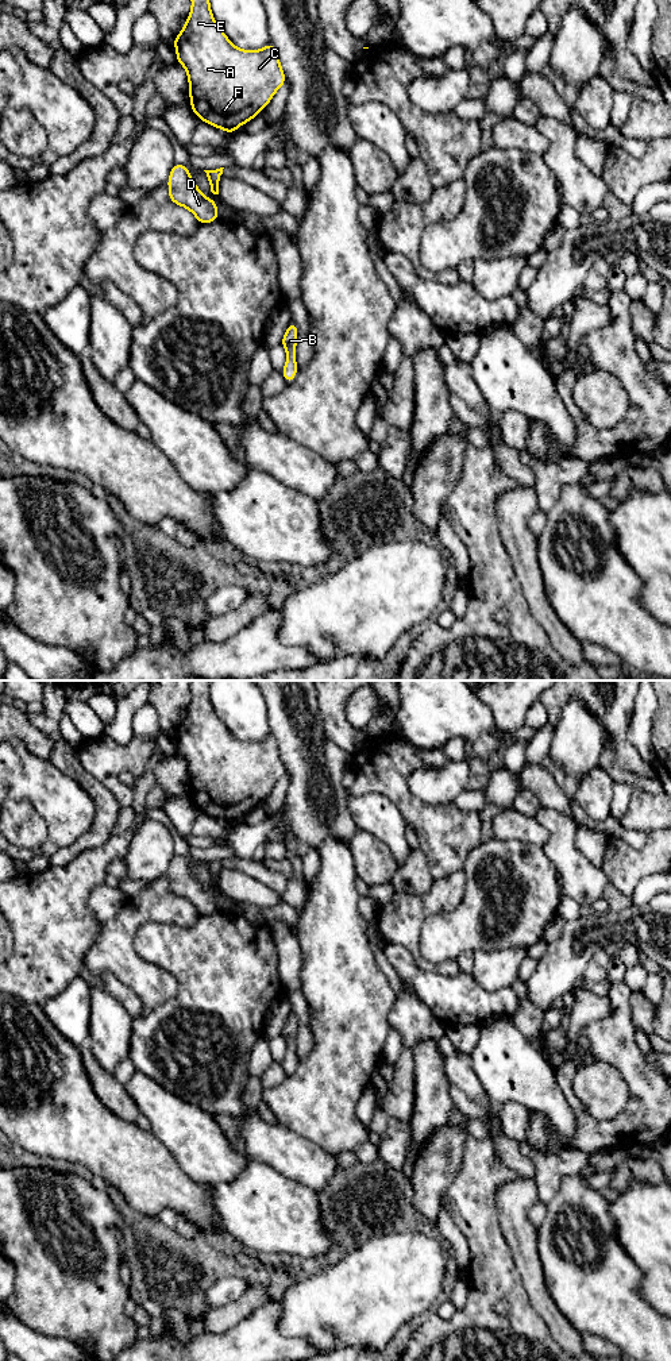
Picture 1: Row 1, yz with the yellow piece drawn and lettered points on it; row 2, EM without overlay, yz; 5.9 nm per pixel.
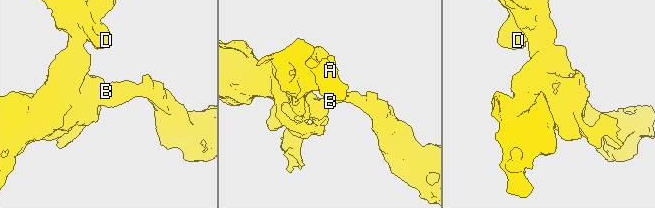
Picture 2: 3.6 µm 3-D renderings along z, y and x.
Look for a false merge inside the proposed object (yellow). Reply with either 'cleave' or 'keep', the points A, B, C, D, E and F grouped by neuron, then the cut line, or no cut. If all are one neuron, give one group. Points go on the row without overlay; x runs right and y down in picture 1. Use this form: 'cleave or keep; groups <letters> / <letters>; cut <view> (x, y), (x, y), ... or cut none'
keep; groups A B C D E F; cut none

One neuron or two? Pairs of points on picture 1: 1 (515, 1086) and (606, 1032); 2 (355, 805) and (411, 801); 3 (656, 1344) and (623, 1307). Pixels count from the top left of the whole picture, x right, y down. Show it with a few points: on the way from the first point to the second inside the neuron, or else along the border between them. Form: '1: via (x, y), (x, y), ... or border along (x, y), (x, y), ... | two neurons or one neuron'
1: border along (554, 1070), (558, 1087), (566, 1099) | two neurons
2: border along (363, 791), (382, 793), (397, 808), (407, 825) | two neurons
3: via (647, 1334), (629, 1317) | one neuron

